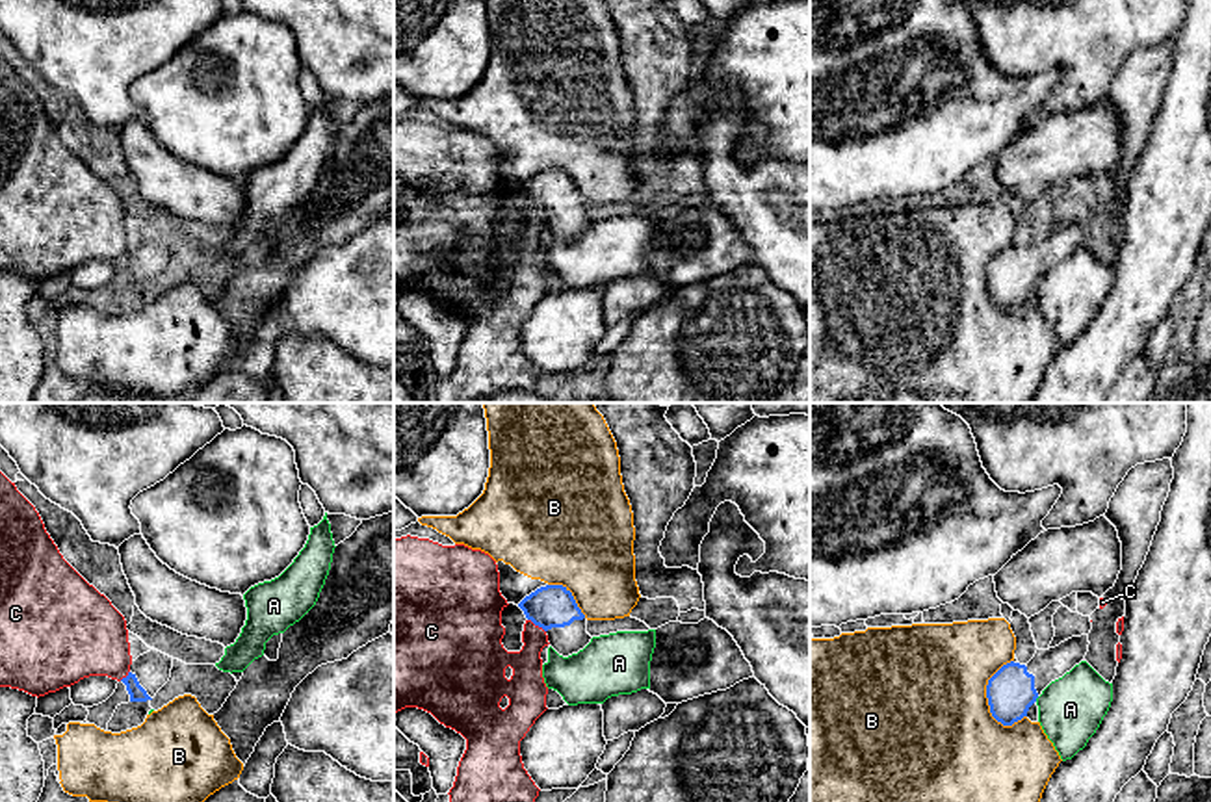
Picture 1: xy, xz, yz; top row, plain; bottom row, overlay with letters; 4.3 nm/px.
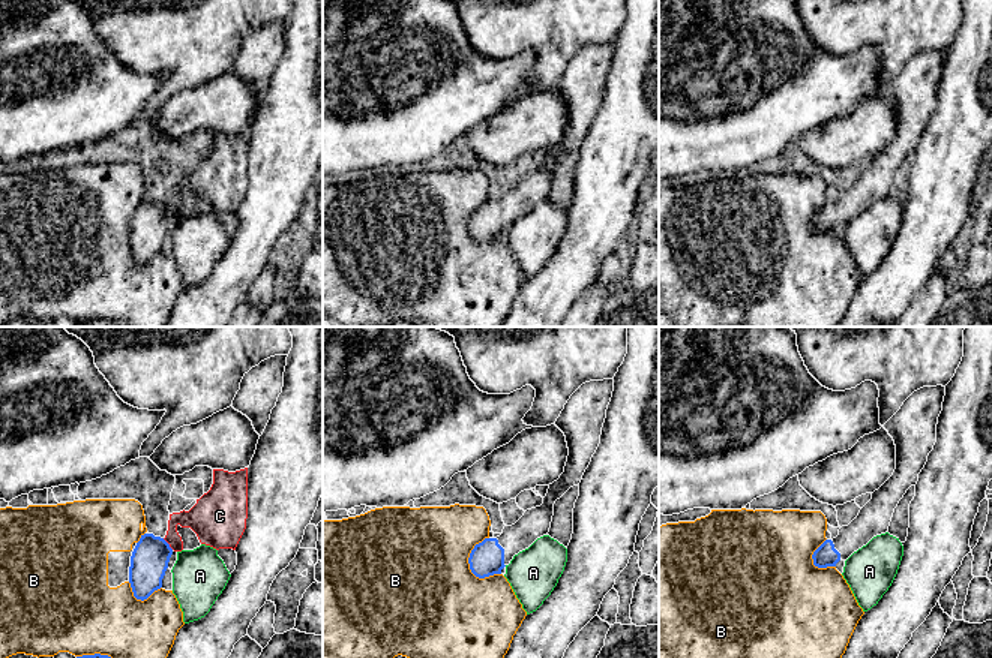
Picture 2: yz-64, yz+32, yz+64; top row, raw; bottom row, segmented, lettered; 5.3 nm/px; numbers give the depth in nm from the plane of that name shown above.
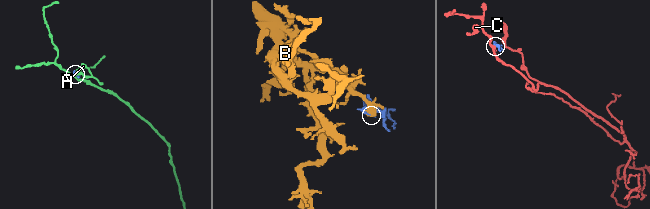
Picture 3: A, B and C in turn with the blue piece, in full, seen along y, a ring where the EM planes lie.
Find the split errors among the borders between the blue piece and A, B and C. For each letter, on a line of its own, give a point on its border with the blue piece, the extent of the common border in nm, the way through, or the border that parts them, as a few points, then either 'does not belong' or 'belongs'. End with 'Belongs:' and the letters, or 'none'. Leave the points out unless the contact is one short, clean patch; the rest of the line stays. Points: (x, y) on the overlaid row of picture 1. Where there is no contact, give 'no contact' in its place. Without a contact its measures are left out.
A: meets blue in yz at (1037, 697); contact 30 nm long; border along yz (1039, 697), (1035, 700); does not belong
B: meets blue in yz at (987, 691); contact 300 nm long; does not belong
C: meets blue in xz at (537, 624); contact 100 nm long; border along xz (528, 619), (545, 632); does not belong
Belongs: none

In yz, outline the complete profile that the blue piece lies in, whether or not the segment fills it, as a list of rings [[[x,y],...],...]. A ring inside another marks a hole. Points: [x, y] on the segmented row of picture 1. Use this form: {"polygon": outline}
{"polygon": [[[1088,635],[1072,637],[1055,648],[1036,650],[1027,665],[1014,661],[1003,665],[986,685],[992,717],[1003,726],[1027,717],[1029,707],[1051,681],[1085,661],[1088,644]]]}

